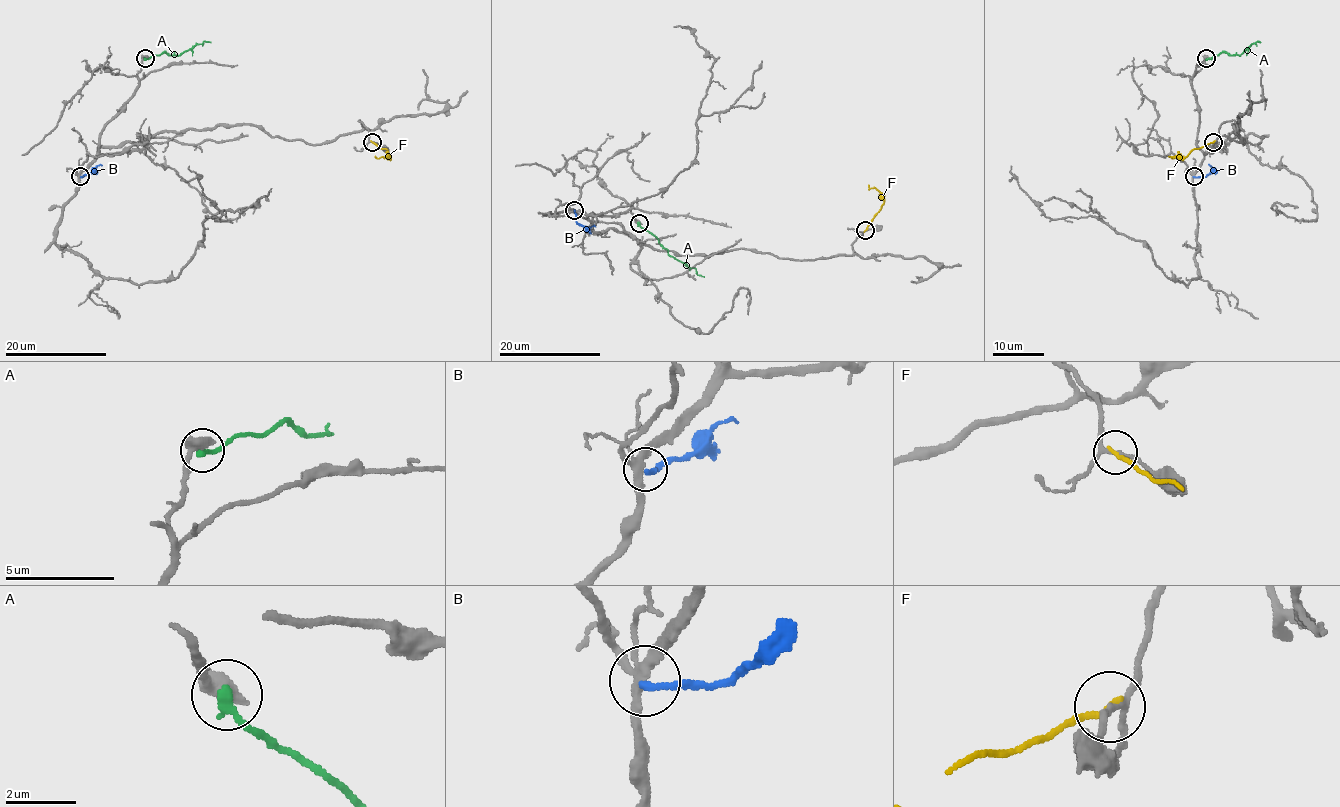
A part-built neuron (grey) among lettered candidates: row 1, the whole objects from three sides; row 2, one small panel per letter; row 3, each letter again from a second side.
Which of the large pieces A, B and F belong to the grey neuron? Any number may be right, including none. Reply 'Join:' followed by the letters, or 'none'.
Join: none

